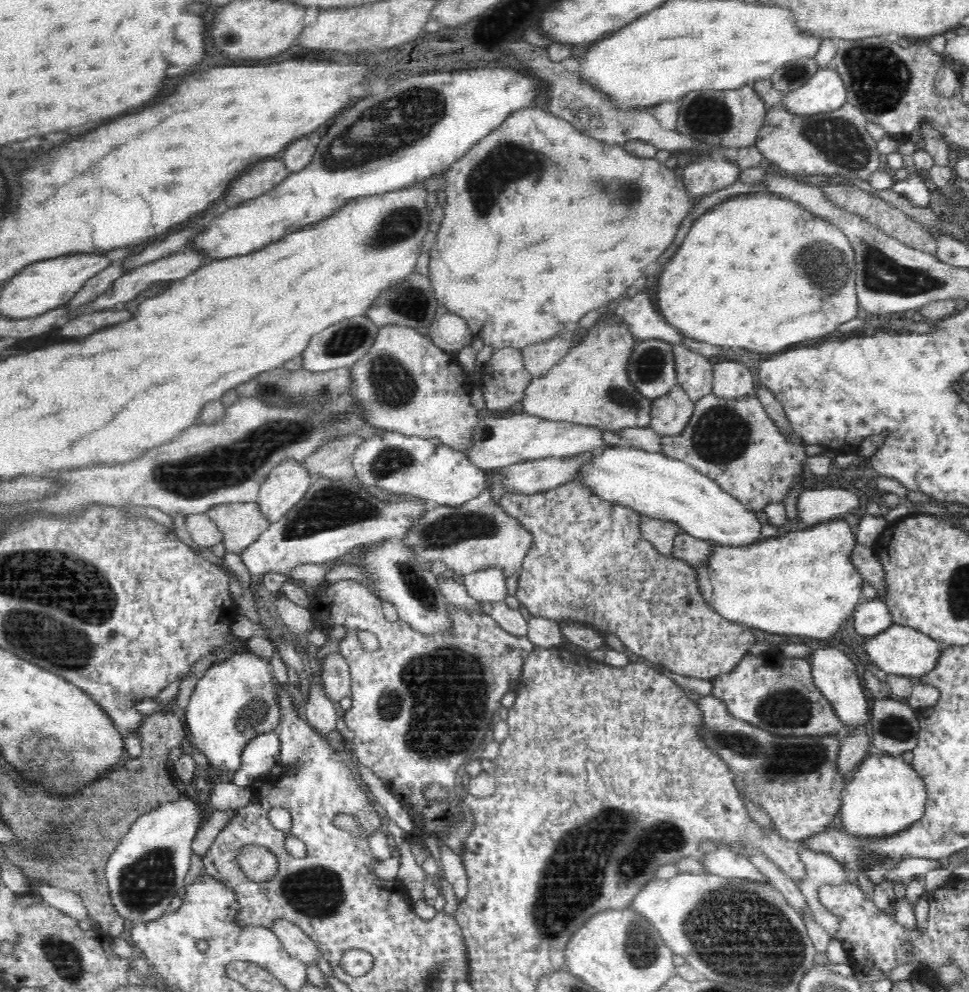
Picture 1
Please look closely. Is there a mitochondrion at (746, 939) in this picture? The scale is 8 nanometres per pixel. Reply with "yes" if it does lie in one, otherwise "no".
yes

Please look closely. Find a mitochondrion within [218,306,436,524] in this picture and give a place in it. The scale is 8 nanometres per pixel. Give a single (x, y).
(392, 383)

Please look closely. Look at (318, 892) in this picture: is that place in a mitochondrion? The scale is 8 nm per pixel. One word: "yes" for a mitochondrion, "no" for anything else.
yes

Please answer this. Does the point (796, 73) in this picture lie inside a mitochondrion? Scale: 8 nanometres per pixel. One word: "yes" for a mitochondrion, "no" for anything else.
yes

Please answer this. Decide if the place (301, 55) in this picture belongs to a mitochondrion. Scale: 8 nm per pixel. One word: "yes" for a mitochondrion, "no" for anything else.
no

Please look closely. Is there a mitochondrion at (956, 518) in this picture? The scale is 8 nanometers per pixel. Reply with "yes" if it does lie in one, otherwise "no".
no

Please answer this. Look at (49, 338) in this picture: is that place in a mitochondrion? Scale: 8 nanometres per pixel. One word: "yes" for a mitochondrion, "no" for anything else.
no

